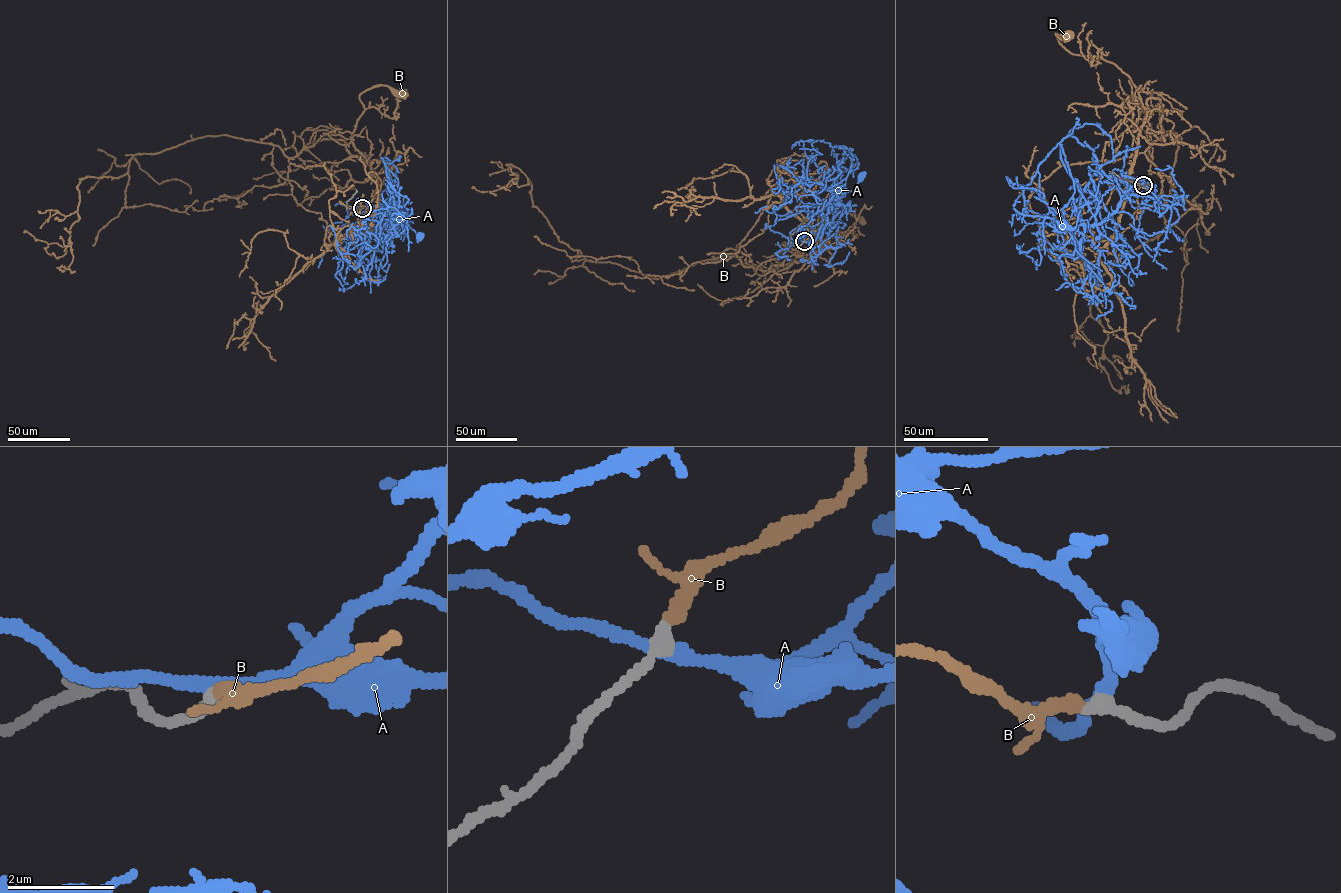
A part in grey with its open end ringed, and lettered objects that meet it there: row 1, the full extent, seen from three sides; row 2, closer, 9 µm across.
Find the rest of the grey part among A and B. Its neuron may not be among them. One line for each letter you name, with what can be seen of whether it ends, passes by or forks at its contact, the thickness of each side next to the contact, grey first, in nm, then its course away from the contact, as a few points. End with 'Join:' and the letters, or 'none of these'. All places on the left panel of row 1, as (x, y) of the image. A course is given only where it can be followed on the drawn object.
B: it passes by; calibres 260 and 200 nm; course (362, 208), (373, 198), (376, 179), (352, 141), (364, 109), (359, 97), (379, 85), (403, 94)
Join: B

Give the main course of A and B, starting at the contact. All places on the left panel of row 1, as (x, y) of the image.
A: (362, 208), (391, 200), (387, 233), (393, 225), (405, 225), (417, 241), (418, 236)
B: (362, 208), (373, 198), (376, 179), (352, 141), (364, 109), (359, 97), (379, 85), (403, 94)

